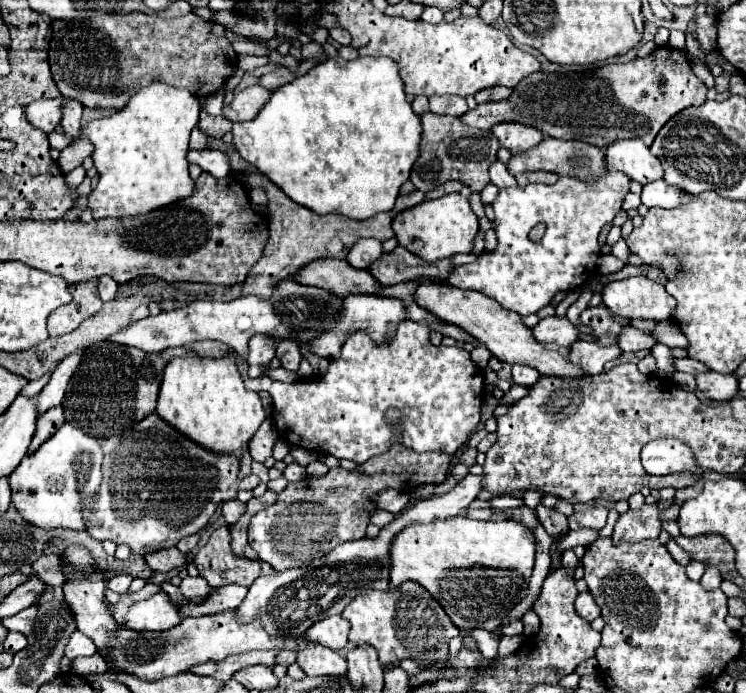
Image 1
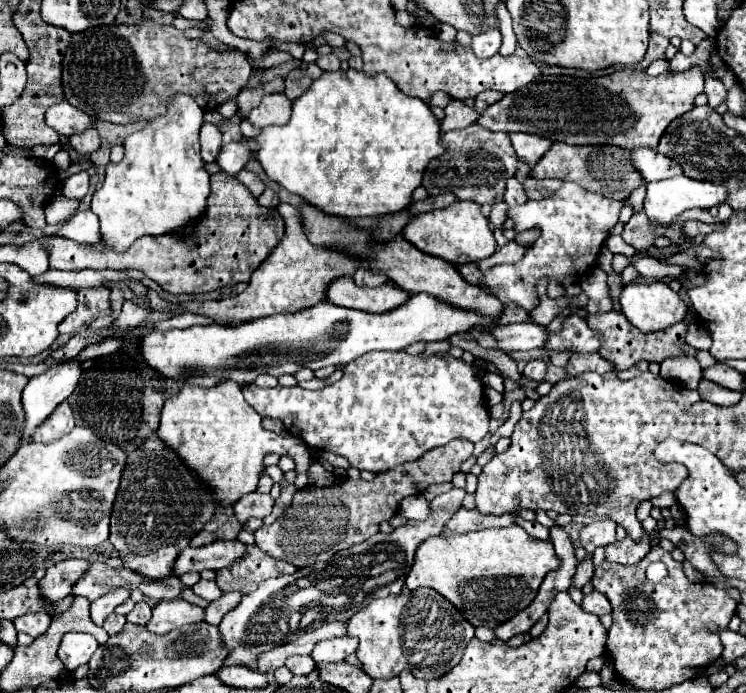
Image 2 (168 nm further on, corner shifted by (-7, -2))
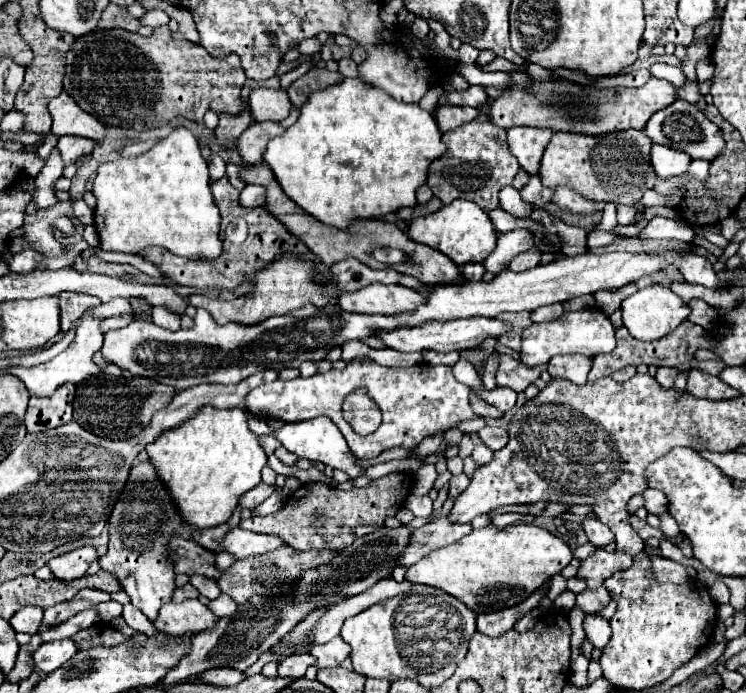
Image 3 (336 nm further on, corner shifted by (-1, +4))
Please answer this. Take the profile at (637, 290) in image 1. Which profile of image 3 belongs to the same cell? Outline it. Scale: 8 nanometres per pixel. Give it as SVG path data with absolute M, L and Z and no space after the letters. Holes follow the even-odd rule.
M652 285L646 289L640 289L638 293L630 295L628 299L622 301L622 319L624 319L624 327L628 329L628 333L640 341L654 341L660 337L666 337L670 331L674 331L680 323L684 323L690 315L690 307L668 287L664 285Z

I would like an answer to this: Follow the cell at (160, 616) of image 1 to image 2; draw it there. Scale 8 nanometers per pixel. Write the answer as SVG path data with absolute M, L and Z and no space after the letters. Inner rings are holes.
M182 599L176 601L160 601L152 609L152 619L146 623L146 627L156 635L166 635L176 627L204 621L204 609L190 605Z

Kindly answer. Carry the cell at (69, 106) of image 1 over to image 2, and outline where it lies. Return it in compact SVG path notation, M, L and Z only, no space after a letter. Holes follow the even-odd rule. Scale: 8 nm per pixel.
M90 123L90 127L82 133L76 133L70 137L70 145L80 153L80 155L86 155L86 153L92 153L100 147L100 137L98 137L98 131L96 131L96 125Z

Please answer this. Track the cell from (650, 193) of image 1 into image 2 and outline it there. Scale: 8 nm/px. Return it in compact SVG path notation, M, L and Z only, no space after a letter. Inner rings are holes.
M686 175L648 183L644 211L658 223L670 223L688 209L712 209L726 199L726 189L710 181L696 181Z

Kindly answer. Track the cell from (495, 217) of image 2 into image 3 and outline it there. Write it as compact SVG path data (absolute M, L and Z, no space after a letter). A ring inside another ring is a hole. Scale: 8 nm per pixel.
M494 209L494 211L490 211L488 215L490 215L490 219L492 219L492 223L494 223L494 227L496 227L498 233L508 233L508 231L514 231L514 229L520 229L520 227L522 227L520 219L510 217L510 215L508 215L506 211L502 211L502 209Z

